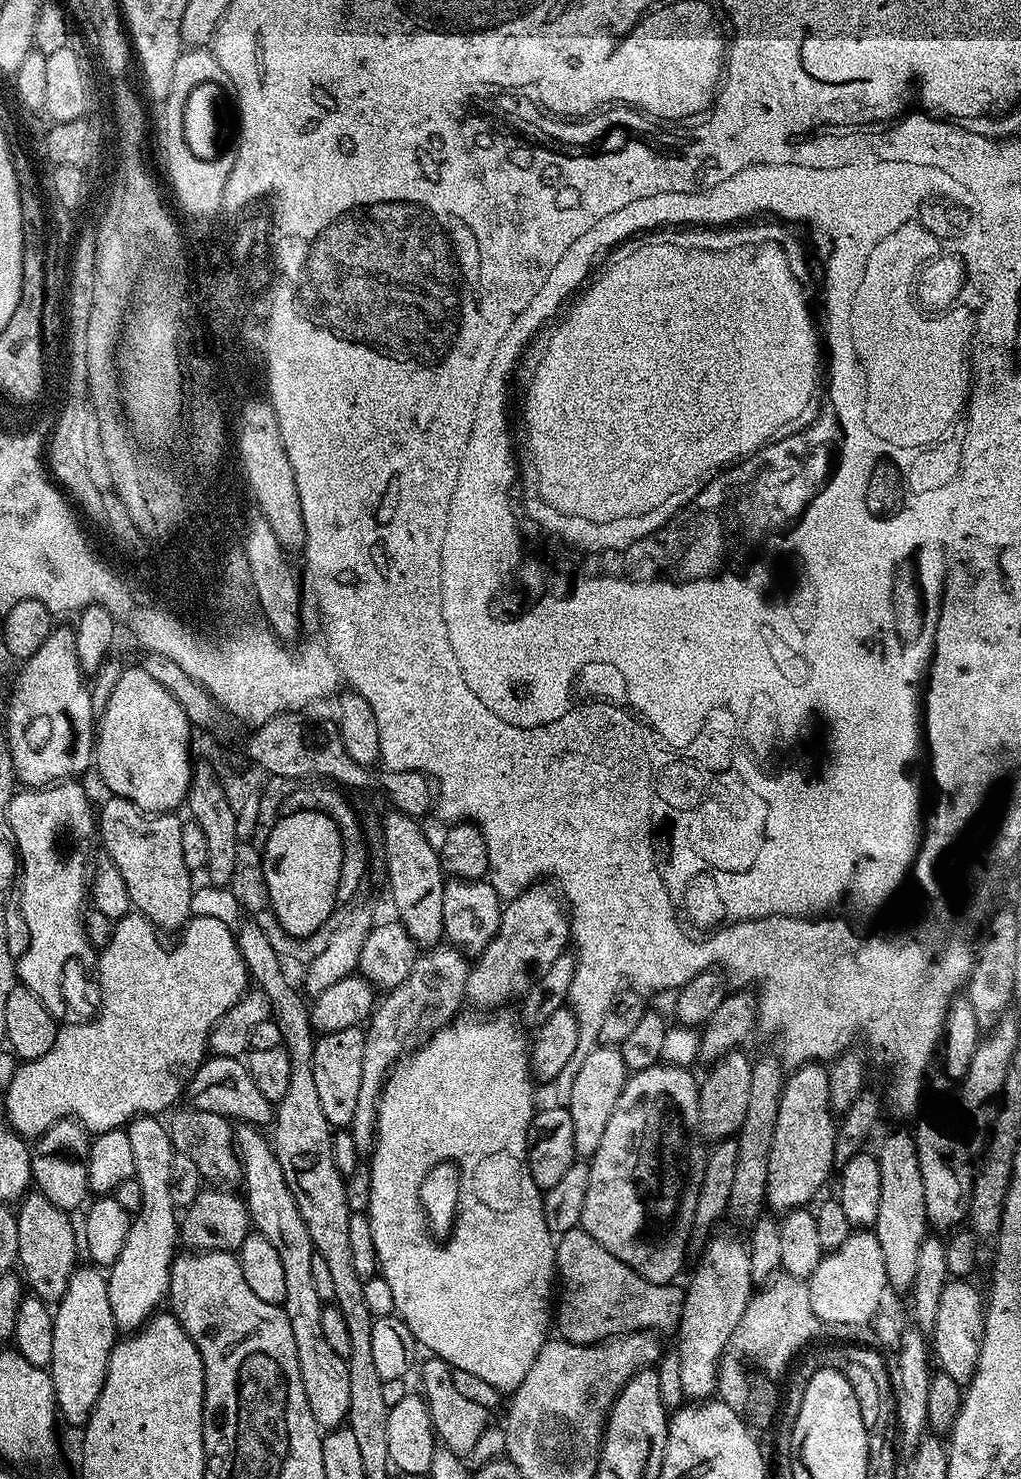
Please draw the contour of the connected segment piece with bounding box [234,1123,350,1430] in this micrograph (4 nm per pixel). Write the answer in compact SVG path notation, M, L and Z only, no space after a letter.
M237 1123L234 1128L234 1143L236 1154L240 1158L240 1170L242 1173L242 1199L247 1204L248 1218L251 1227L259 1236L266 1238L278 1258L282 1261L282 1271L286 1277L286 1298L283 1302L283 1310L286 1318L290 1318L290 1331L294 1333L294 1346L298 1346L298 1370L302 1374L302 1390L306 1390L306 1398L310 1402L310 1414L314 1414L314 1422L322 1430L331 1430L341 1427L348 1419L348 1407L350 1406L350 1374L348 1362L345 1357L334 1354L330 1342L322 1334L322 1314L325 1305L318 1298L318 1289L314 1287L314 1278L311 1269L311 1257L314 1254L310 1242L310 1230L306 1230L306 1222L302 1222L302 1214L298 1214L298 1206L294 1202L294 1196L290 1194L290 1188L286 1186L286 1180L282 1178L282 1168L278 1166L278 1158L272 1152L269 1137L264 1136L255 1124Z

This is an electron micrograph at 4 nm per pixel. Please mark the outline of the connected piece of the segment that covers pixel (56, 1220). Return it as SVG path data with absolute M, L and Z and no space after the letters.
M32 1190L19 1201L16 1212L18 1226L18 1261L22 1280L30 1287L31 1295L44 1300L50 1306L60 1303L62 1294L66 1294L66 1286L70 1286L70 1278L78 1267L78 1253L76 1251L76 1235L70 1227L68 1212L54 1206L50 1198L46 1198L38 1191Z

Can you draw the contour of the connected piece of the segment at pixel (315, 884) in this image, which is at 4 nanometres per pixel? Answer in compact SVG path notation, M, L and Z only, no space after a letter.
M290 812L281 815L276 821L276 825L270 830L269 836L264 841L263 859L266 890L268 891L268 903L273 914L277 916L278 922L282 926L283 931L288 931L290 935L308 936L314 934L319 928L325 927L332 916L332 911L338 908L336 891L339 886L339 874L342 870L342 862L344 856L343 838L340 836L340 828L337 821L331 816L322 814L321 812Z

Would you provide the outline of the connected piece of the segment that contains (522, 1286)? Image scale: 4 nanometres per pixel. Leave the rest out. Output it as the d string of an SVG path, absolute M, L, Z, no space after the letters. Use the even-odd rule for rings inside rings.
M515 1011L492 1012L489 1016L464 1015L457 1015L425 1040L419 1048L407 1053L384 1081L380 1104L376 1108L376 1138L370 1149L372 1161L368 1164L366 1215L370 1224L370 1235L374 1238L379 1275L383 1276L390 1286L390 1291L394 1294L395 1315L410 1329L413 1341L420 1343L421 1340L429 1348L427 1351L431 1355L440 1356L453 1368L475 1374L502 1394L511 1394L522 1382L522 1378L526 1378L530 1366L534 1366L534 1358L538 1358L538 1350L542 1350L545 1340L550 1336L550 1305L554 1300L554 1277L557 1275L556 1240L546 1226L542 1190L536 1185L528 1169L528 1127L538 1108L538 1103L536 1104L535 1098L532 1097L534 1077L530 1063L529 1033L520 1023ZM433 1162L454 1162L460 1177L460 1200L456 1204L456 1222L450 1235L443 1242L437 1242L429 1232L420 1207L420 1183L434 1166Z

